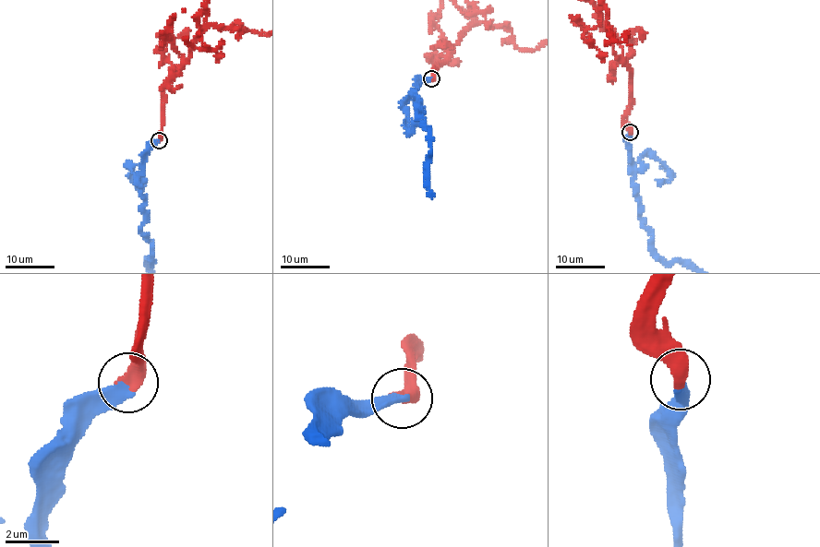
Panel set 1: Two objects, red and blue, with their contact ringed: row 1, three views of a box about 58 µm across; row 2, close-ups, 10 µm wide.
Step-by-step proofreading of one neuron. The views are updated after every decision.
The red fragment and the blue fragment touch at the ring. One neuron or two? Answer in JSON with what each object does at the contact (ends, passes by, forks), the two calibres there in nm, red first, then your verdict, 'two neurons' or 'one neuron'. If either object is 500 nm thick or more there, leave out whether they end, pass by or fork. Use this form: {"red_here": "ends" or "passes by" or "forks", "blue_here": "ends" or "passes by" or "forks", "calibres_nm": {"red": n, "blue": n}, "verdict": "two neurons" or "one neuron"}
{"calibres_nm": {"red": 500, "blue": 380}, "verdict": "one neuron"}

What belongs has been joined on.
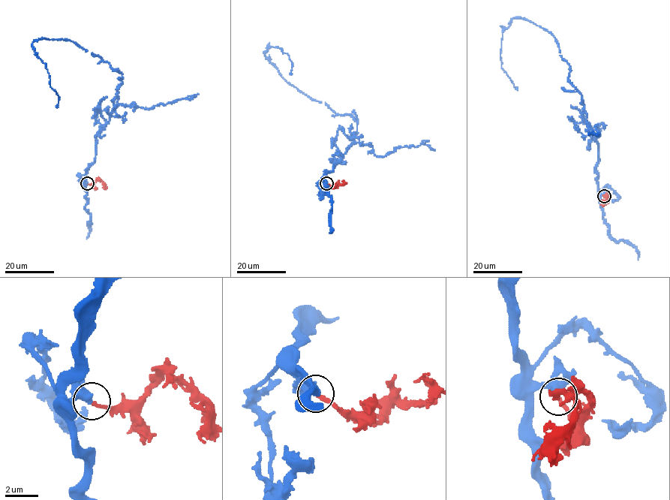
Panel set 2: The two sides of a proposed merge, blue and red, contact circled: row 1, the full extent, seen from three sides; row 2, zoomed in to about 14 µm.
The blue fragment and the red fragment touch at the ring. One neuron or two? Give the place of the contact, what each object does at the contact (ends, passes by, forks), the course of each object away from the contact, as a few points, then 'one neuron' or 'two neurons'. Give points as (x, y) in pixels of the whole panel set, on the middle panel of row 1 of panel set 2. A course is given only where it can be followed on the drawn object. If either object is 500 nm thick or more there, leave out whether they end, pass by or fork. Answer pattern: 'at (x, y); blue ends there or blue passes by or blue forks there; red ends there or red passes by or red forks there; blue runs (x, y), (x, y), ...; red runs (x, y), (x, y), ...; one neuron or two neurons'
at (326, 183); blue passes by; red ends there; blue runs (326, 183), (324, 174), (353, 142), (357, 123), (299, 91), (264, 52), (282, 48), (291, 61), (291, 75); red runs (326, 183), (335, 187), (344, 183), (344, 180); one neuron

